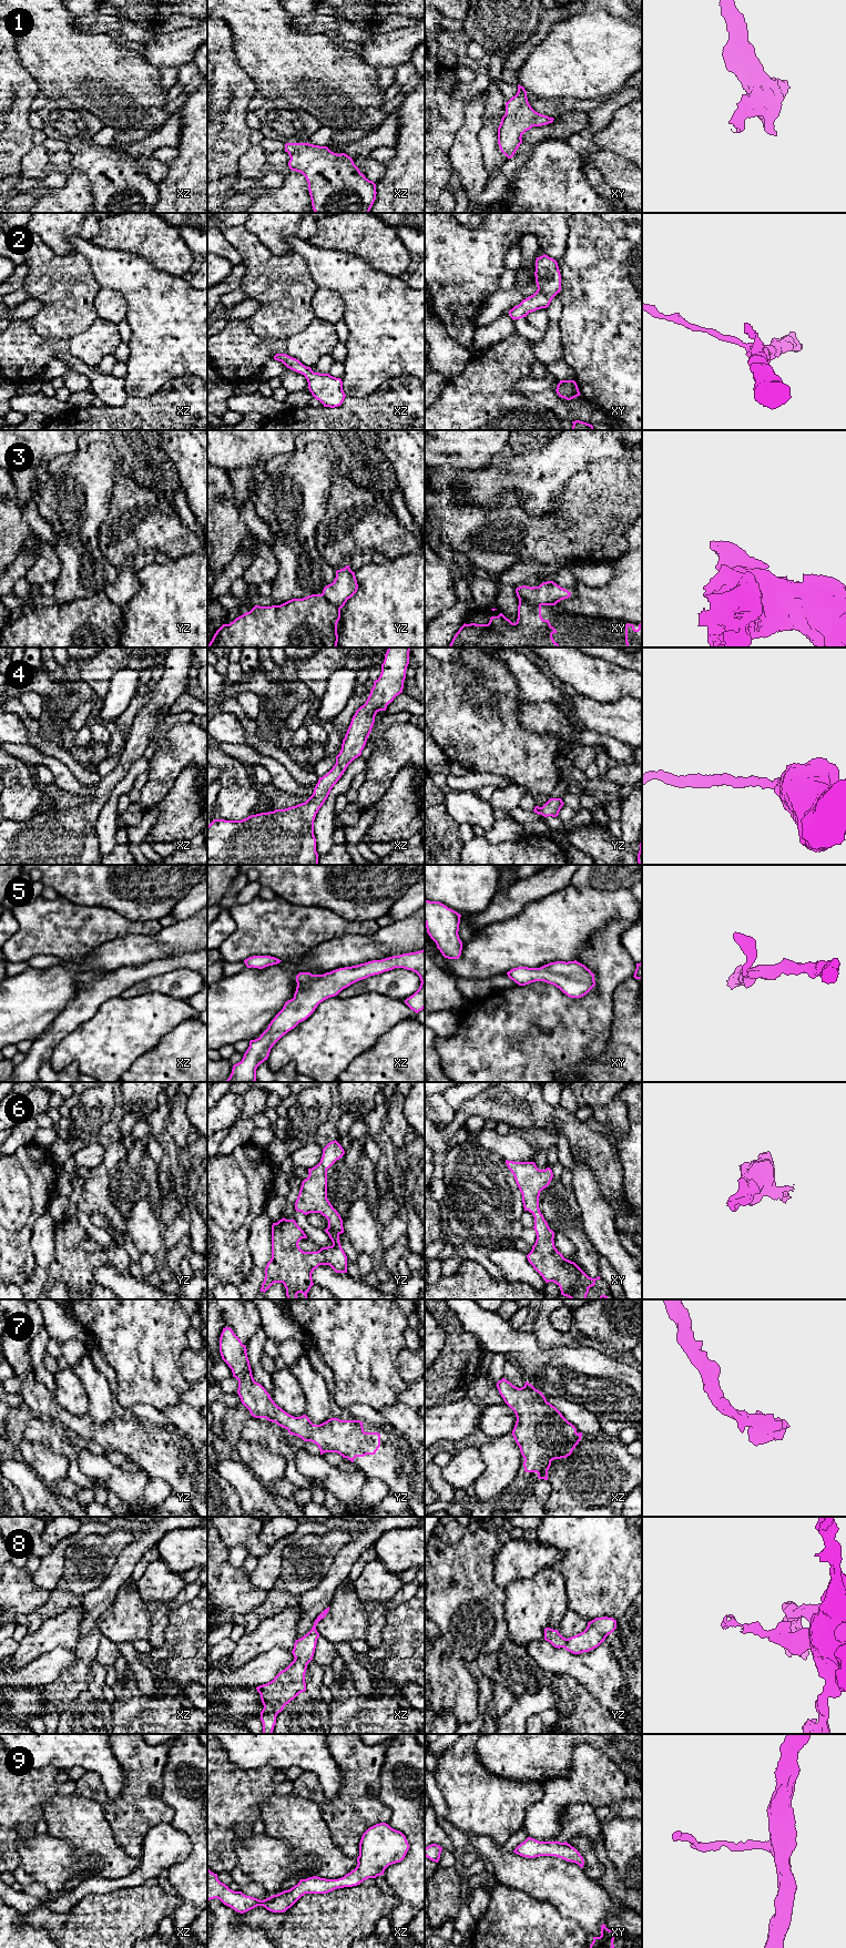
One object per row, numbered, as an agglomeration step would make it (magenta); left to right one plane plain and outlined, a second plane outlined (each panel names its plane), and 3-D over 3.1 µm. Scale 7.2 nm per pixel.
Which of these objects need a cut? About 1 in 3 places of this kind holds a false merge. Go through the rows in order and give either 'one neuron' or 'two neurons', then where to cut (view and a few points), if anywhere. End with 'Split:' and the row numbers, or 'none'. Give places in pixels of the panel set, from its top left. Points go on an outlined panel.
1: one neuron; no cut
2: one neuron; no cut
3: two neurons; cut in xy along (519, 599), (525, 599), (540, 605)
4: one neuron; no cut
5: one neuron; no cut
6: one neuron; no cut
7: one neuron; no cut
8: one neuron; no cut
9: one neuron; no cut
Split: 3

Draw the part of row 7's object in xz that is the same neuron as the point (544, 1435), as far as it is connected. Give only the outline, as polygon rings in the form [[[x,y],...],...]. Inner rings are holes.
[[[502,1378],[496,1386],[516,1414],[511,1435],[524,1458],[524,1471],[537,1472],[539,1479],[548,1480],[551,1461],[570,1456],[582,1432],[578,1434],[577,1428],[528,1381],[518,1388]]]

